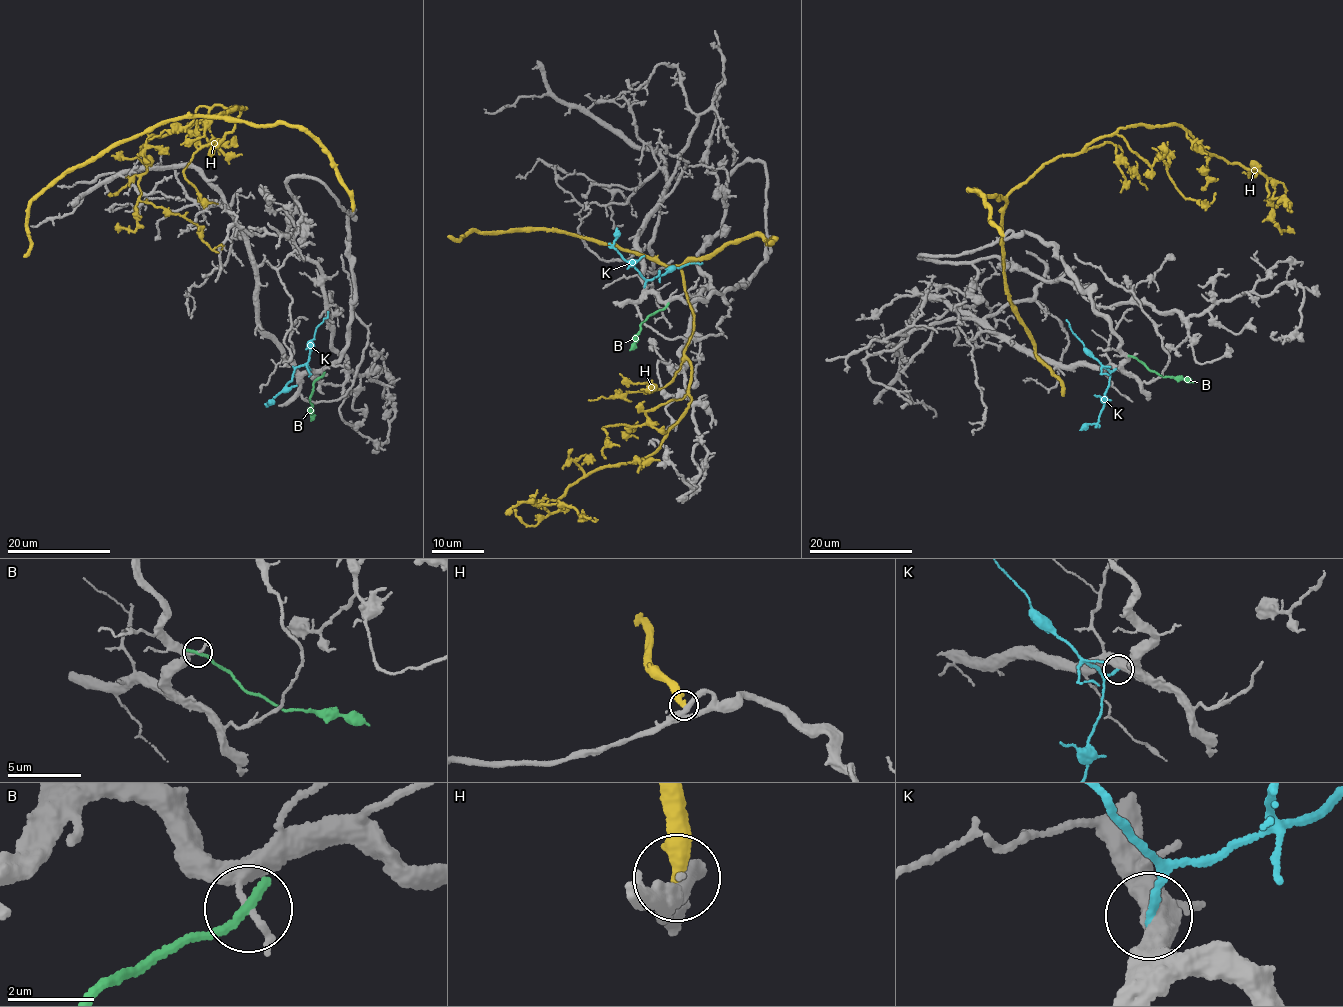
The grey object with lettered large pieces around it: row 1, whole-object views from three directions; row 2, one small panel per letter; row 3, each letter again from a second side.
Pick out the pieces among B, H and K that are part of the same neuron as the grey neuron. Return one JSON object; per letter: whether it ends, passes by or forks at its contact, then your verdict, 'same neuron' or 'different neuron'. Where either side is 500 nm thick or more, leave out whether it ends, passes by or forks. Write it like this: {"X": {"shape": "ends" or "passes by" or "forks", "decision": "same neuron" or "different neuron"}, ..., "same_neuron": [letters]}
{"B": {"shape": "ends", "decision": "different neuron"}, "H": {"shape": "ends", "decision": "different neuron"}, "K": {"decision": "different neuron"}, "same_neuron": []}

